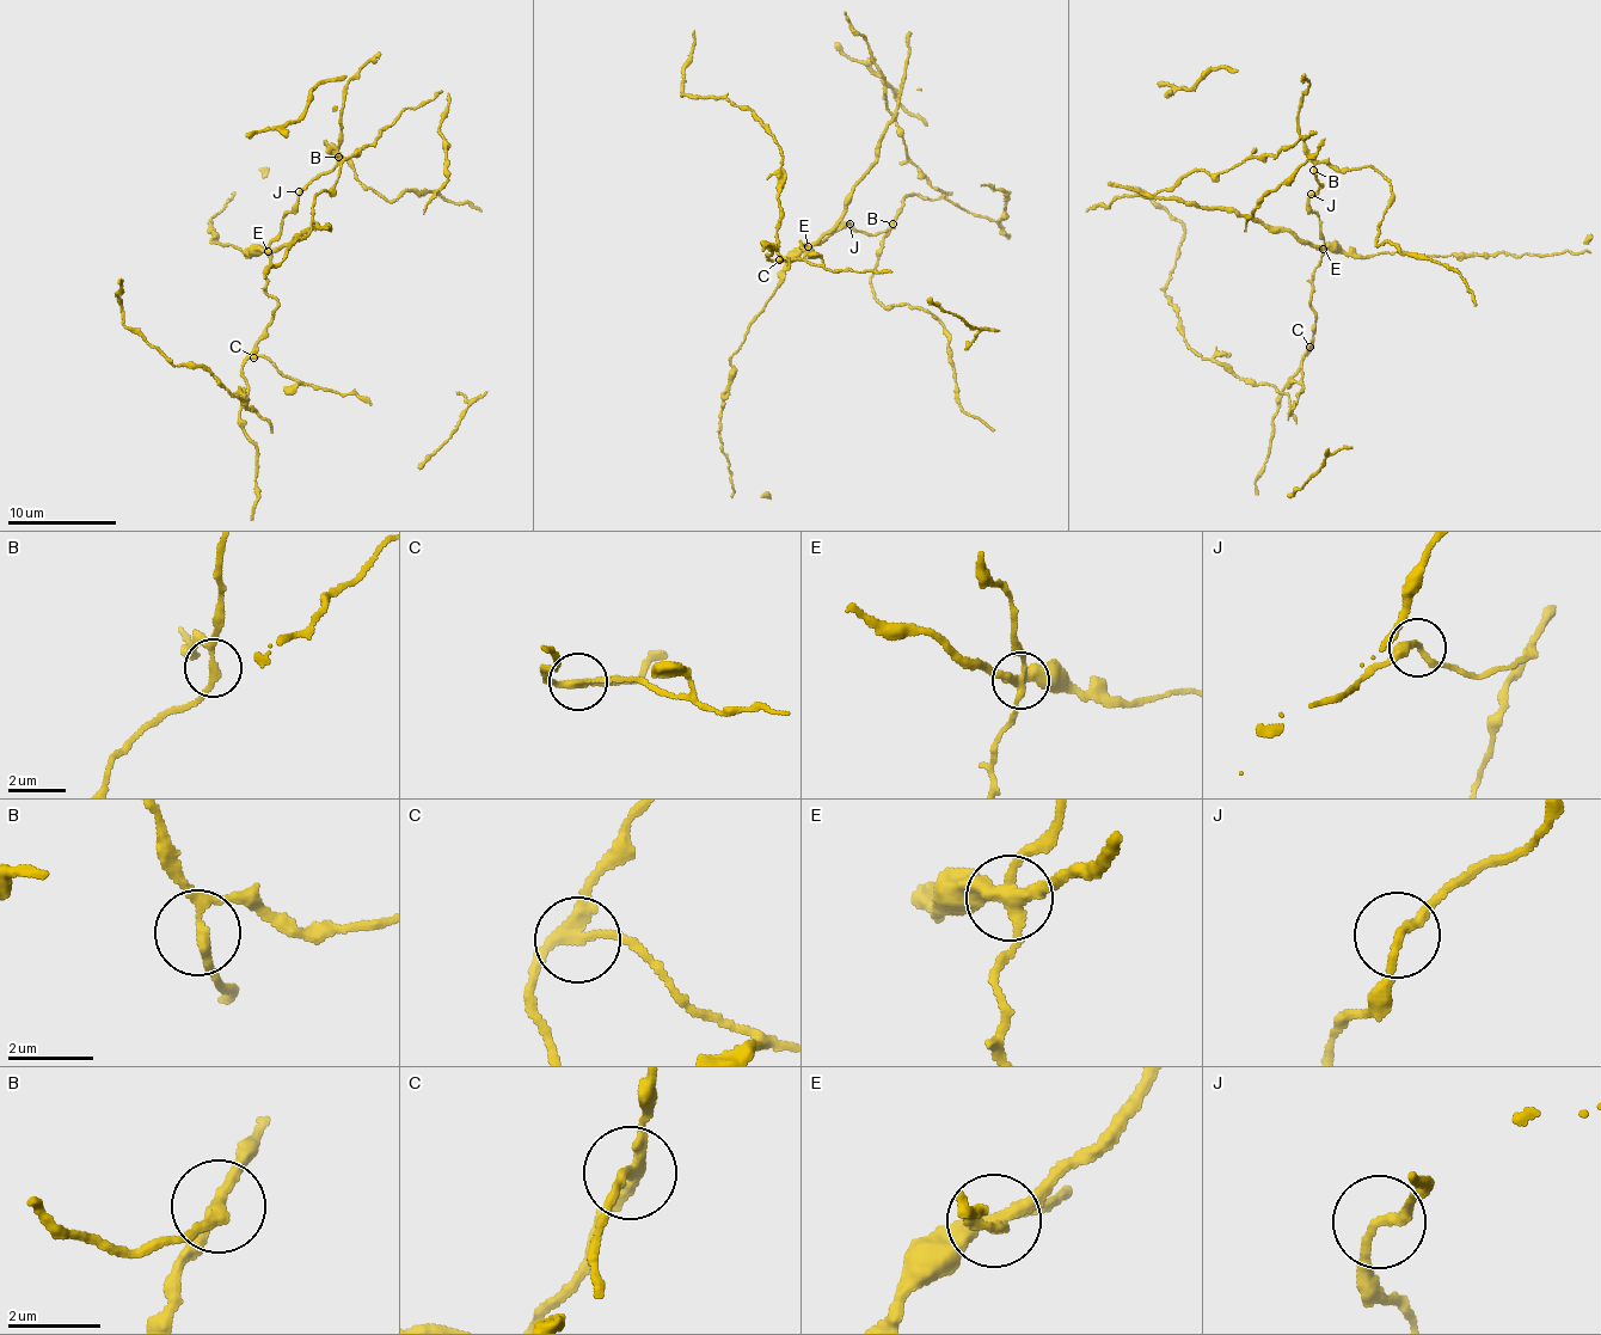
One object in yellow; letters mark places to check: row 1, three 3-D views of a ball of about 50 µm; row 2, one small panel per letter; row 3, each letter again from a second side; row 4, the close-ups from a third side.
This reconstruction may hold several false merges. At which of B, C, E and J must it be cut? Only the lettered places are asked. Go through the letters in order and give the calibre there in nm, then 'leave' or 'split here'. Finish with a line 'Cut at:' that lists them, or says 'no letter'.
B: calibre 190 nm; leave
C: calibre 240 nm; split here
E: calibre 320 nm; split here
J: calibre 180 nm; leave
Cut at: C, E

